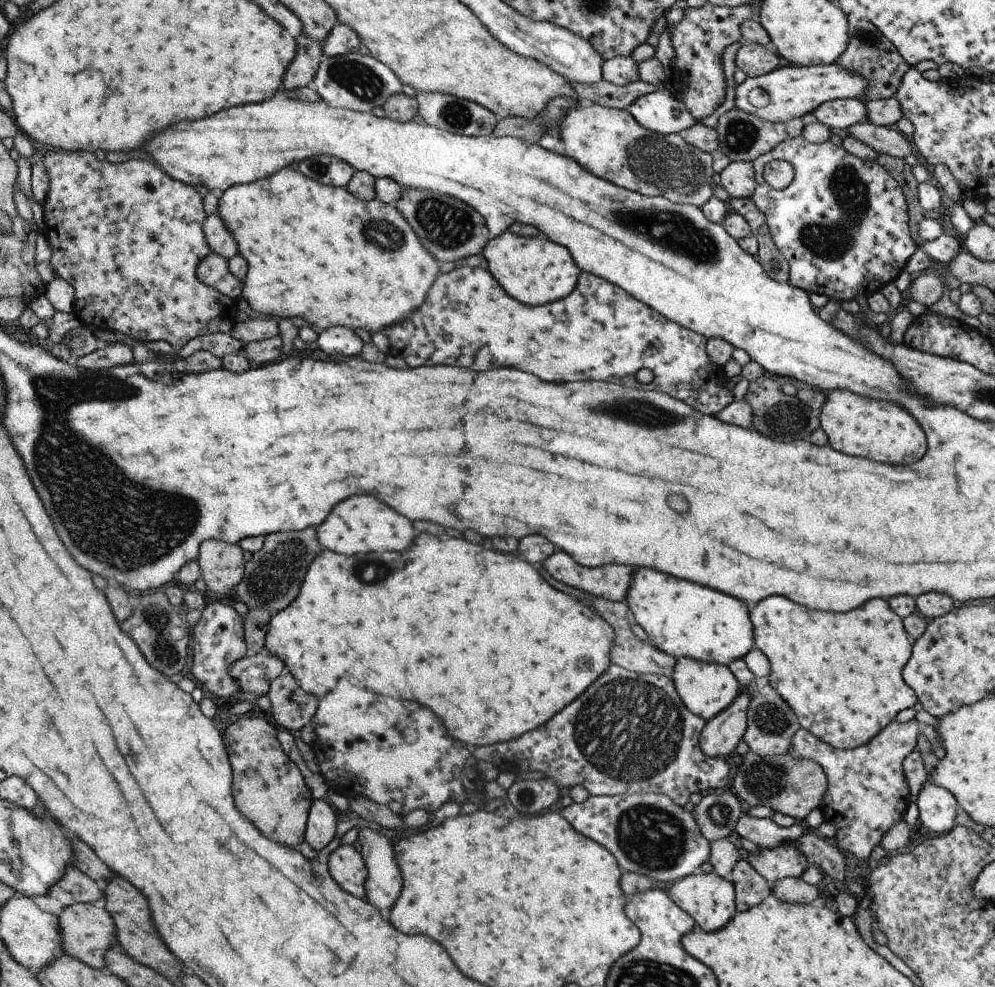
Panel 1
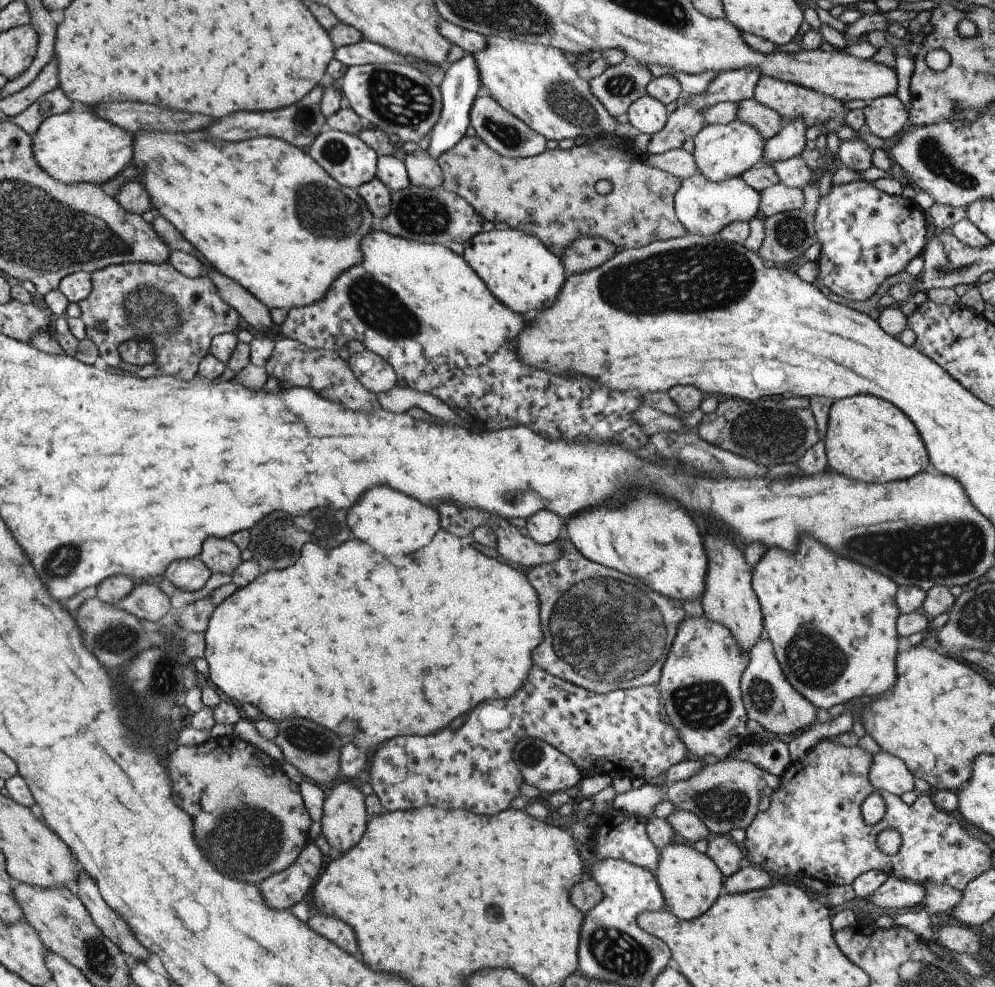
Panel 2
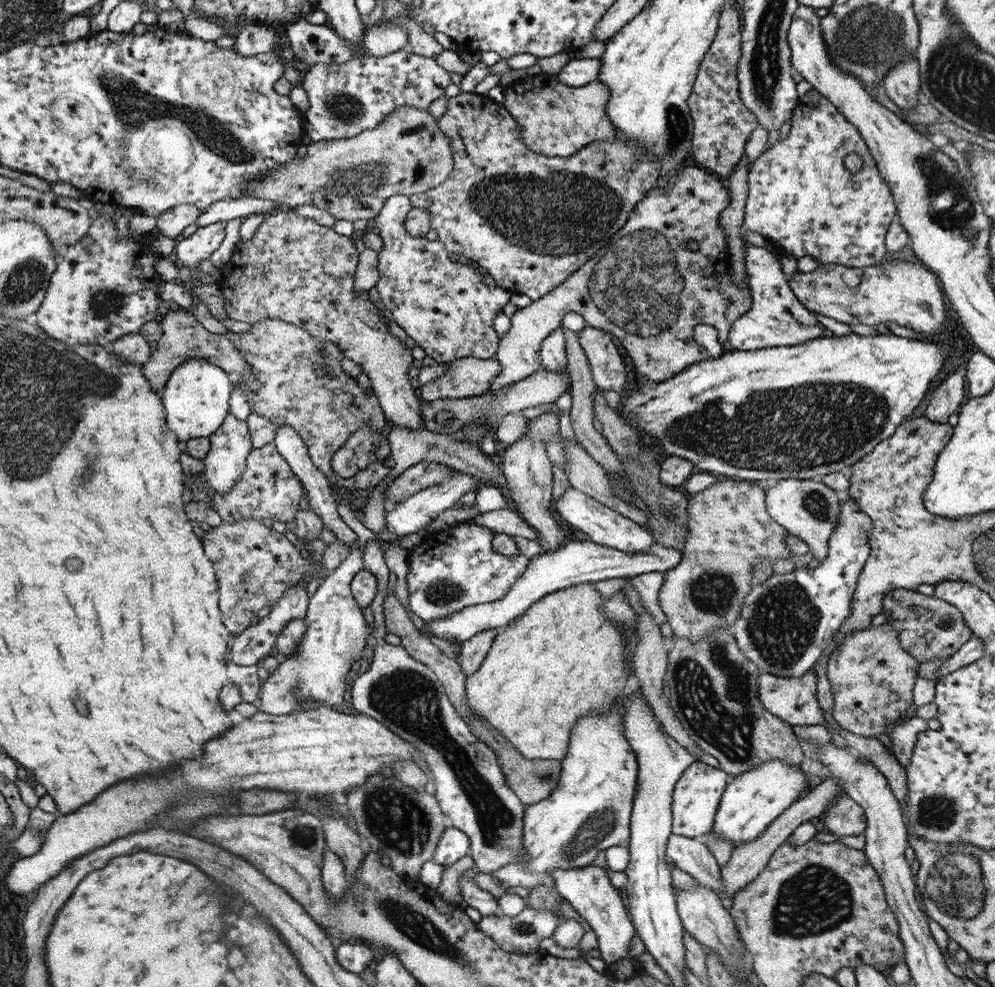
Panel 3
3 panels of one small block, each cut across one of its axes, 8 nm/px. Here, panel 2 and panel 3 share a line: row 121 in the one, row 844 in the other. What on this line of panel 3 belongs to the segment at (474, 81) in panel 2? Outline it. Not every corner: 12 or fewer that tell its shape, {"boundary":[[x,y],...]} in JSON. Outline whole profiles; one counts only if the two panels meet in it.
{"boundary":[[449,825],[440,836],[433,861],[443,867],[464,858],[466,833]]}

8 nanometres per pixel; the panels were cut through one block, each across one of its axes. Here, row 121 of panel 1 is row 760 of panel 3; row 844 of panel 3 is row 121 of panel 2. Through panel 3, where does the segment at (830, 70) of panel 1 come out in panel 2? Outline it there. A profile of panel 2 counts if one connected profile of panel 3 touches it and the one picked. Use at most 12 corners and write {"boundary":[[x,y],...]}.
{"boundary":[[735,120],[694,138],[694,161],[711,182],[764,161],[766,138]]}

